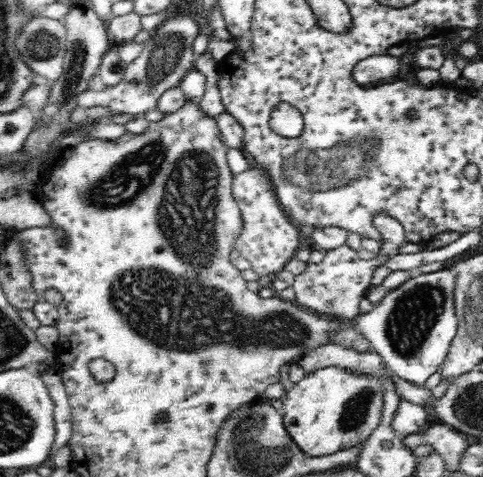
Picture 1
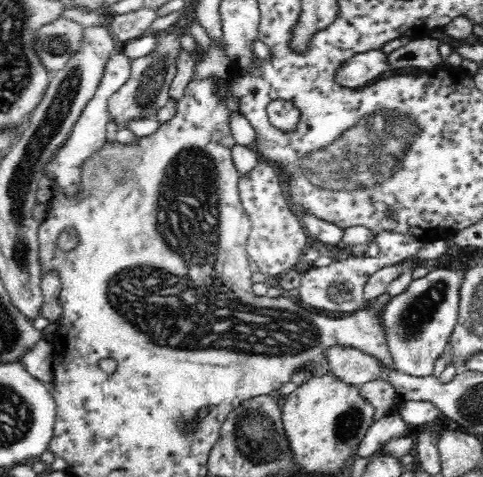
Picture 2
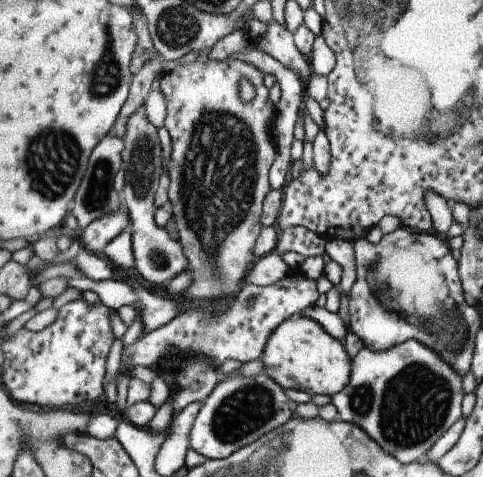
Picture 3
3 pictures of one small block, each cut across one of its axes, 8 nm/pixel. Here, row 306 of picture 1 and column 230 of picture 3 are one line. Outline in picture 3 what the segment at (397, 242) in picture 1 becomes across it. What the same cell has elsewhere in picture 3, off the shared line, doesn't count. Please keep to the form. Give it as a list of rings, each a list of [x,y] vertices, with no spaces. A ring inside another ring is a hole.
[[[301,274],[297,276],[285,276],[283,280],[271,284],[271,286],[241,286],[241,292],[235,296],[233,304],[225,312],[201,312],[197,310],[187,310],[173,318],[169,324],[157,328],[155,332],[137,338],[131,346],[123,348],[121,354],[121,366],[129,364],[131,370],[135,366],[153,366],[159,360],[159,356],[165,354],[165,348],[175,346],[181,348],[185,354],[193,356],[205,356],[217,368],[225,360],[239,360],[241,364],[245,362],[255,362],[263,350],[269,334],[281,324],[281,320],[291,318],[293,314],[301,314],[303,308],[315,306],[317,300],[317,280],[305,278]]]

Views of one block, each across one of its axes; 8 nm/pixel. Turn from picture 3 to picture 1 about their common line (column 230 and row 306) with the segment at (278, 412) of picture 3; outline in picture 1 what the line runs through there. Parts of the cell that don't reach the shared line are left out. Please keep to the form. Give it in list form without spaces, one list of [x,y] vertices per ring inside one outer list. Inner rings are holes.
[[[454,268],[420,274],[406,280],[398,290],[390,290],[372,312],[356,318],[356,328],[368,338],[372,350],[384,358],[384,366],[398,378],[424,388],[426,380],[438,372],[458,334],[456,318],[456,272]]]

